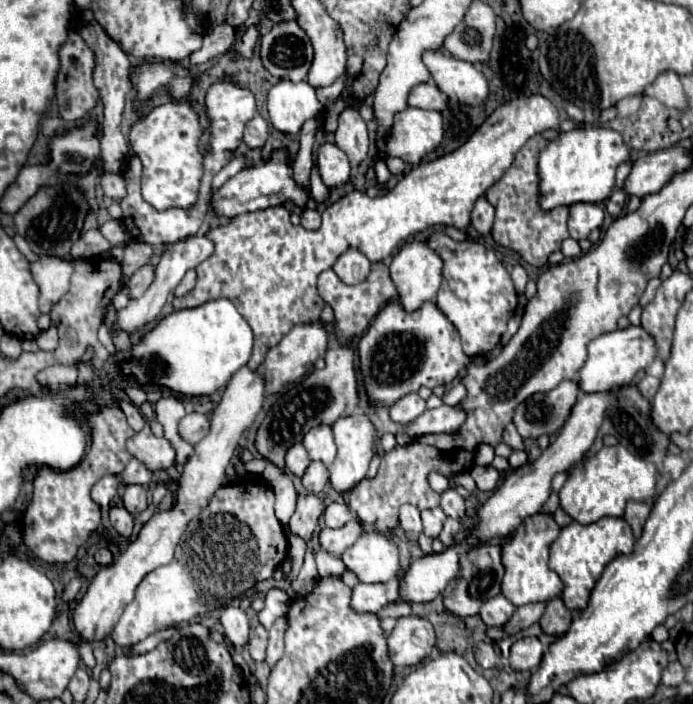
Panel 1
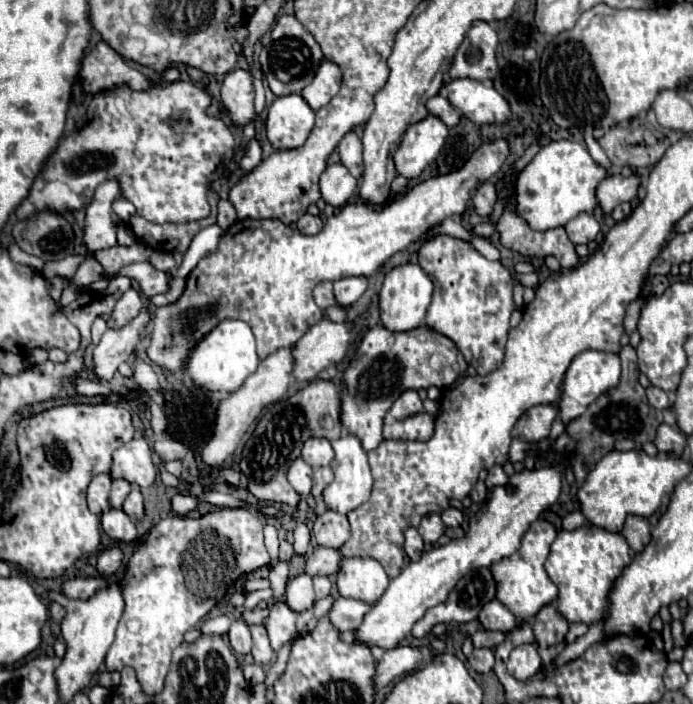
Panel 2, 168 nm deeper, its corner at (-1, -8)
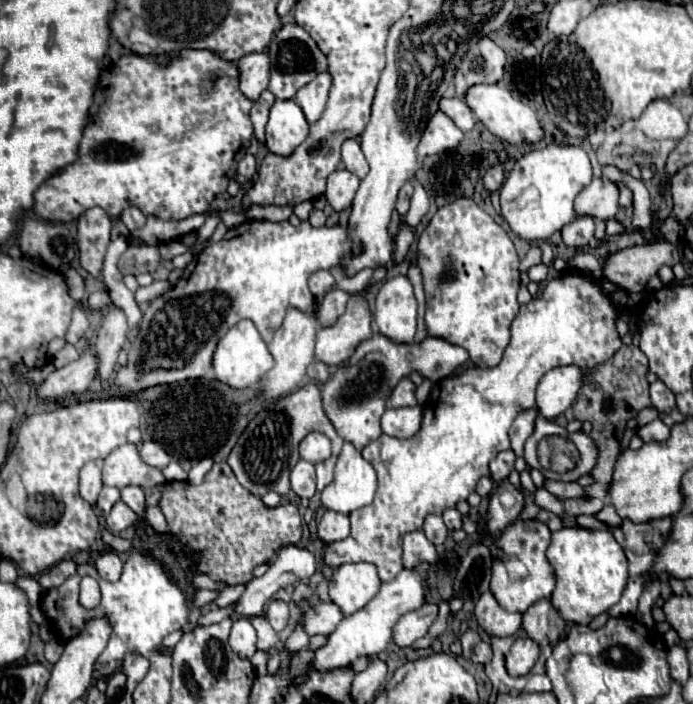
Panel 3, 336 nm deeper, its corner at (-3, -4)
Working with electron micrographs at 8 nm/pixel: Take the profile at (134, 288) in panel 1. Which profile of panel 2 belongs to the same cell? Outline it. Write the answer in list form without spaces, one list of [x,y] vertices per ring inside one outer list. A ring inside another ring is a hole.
[[[129,288],[121,298],[119,302],[115,304],[115,310],[107,322],[107,326],[113,326],[113,328],[119,328],[119,326],[125,326],[131,318],[135,318],[141,310],[143,302],[141,302],[141,294],[137,288]]]

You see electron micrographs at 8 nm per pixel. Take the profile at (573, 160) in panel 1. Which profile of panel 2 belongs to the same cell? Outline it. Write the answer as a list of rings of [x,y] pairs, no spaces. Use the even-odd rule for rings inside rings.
[[[557,140],[543,146],[535,158],[517,176],[517,212],[533,230],[551,230],[565,226],[581,212],[593,212],[597,202],[597,184],[607,178],[607,170],[597,164],[585,144],[573,140]]]

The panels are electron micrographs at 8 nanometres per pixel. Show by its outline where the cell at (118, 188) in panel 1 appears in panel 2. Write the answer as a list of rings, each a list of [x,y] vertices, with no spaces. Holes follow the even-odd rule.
[[[121,196],[121,198],[117,198],[117,200],[113,202],[113,212],[115,212],[121,220],[125,220],[125,222],[127,222],[127,220],[135,214],[135,206],[133,206],[127,198],[123,198],[123,196]]]

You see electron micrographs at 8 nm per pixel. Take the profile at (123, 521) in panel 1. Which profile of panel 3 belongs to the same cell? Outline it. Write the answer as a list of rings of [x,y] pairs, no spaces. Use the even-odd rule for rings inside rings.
[[[117,502],[107,516],[107,528],[111,532],[123,532],[129,526],[133,526],[137,520],[139,520],[139,516],[125,502]]]

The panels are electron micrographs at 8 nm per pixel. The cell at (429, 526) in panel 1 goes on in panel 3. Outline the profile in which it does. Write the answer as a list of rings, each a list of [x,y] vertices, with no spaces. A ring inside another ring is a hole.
[[[427,516],[425,518],[425,524],[423,524],[423,534],[435,544],[435,546],[441,546],[445,540],[447,540],[447,536],[449,536],[449,530],[445,528],[445,524],[443,524],[443,518],[441,516]]]

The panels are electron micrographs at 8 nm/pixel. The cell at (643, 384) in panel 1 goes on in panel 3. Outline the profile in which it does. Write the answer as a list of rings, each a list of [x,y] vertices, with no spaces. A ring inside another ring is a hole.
[[[657,380],[651,384],[651,404],[659,412],[671,412],[675,408],[675,394],[661,380]]]

